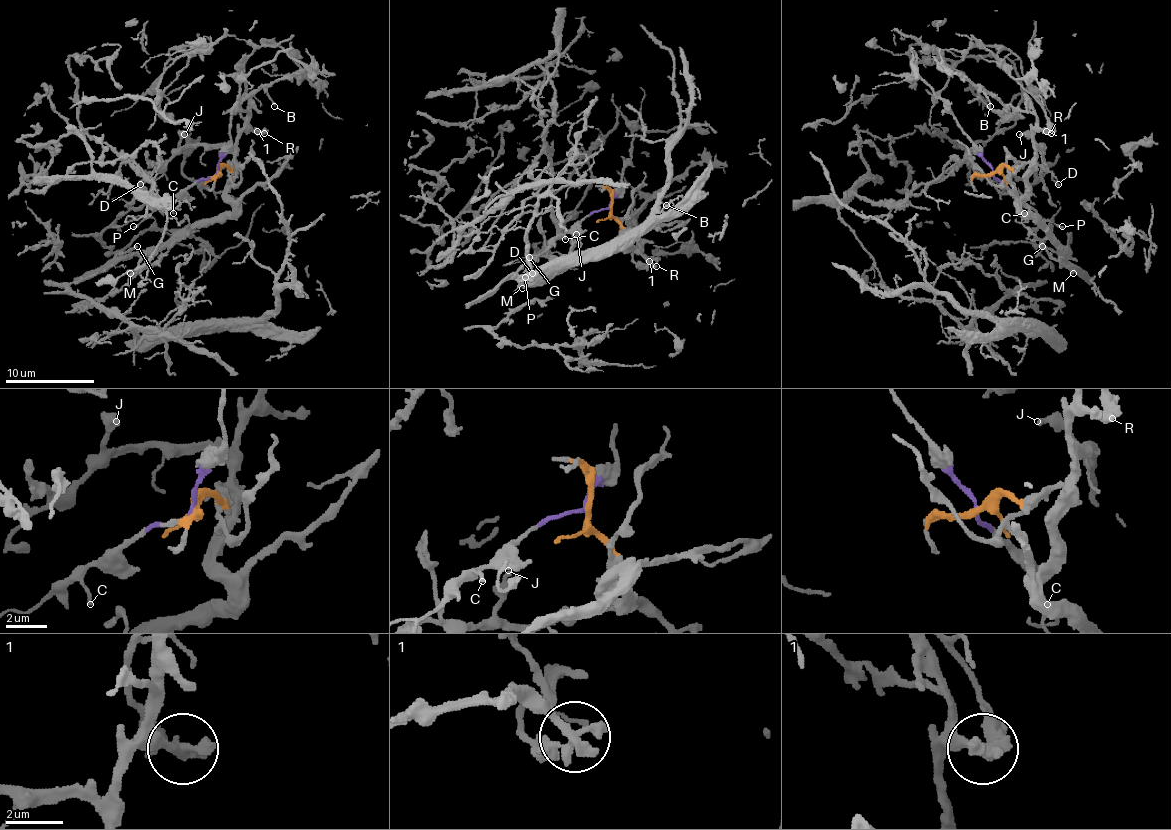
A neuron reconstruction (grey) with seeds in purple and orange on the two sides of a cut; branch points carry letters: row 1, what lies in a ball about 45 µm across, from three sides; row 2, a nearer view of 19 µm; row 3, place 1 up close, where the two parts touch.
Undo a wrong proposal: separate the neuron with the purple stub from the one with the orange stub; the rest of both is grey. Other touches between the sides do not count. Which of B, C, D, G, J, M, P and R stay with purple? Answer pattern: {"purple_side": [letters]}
{"purple_side": ["C", "P"]}

